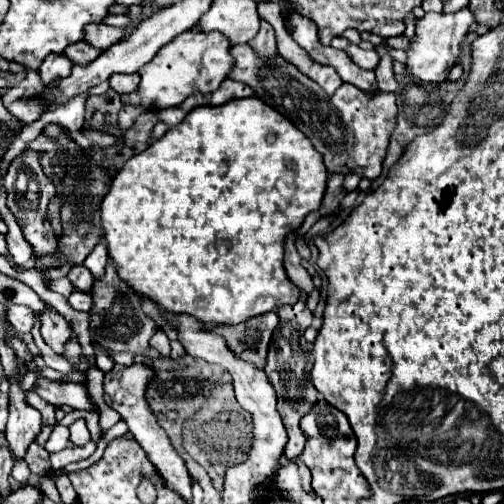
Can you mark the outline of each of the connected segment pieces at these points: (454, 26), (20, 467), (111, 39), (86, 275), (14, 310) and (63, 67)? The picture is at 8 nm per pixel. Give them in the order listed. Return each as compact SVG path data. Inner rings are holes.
M461 9L455 13L425 13L425 17L417 19L417 31L415 41L411 43L411 49L407 51L407 69L413 77L421 81L433 81L441 83L447 81L447 75L455 63L461 61L461 43L465 41L469 27L475 23L475 17L471 9Z
M13 459L13 461L15 461L15 463L13 463L13 471L11 471L13 479L19 481L19 483L27 483L27 479L29 479L29 475L31 475L27 463L25 463L23 459Z
M89 23L89 27L85 27L85 39L89 39L89 43L103 51L119 43L125 35L127 35L125 27L111 27L105 23Z
M83 265L71 267L71 271L69 271L69 281L71 281L73 287L79 289L79 291L91 291L91 287L93 287L93 275L91 275L91 271L89 271L87 267L83 267Z
M13 305L13 307L7 309L7 319L15 327L15 331L29 333L33 329L33 325L35 325L35 311L29 309L29 307Z
M51 53L51 55L47 55L45 61L43 61L43 65L39 67L43 85L53 83L53 79L57 79L57 77L69 75L71 67L73 67L73 63L69 61L69 57L65 53Z

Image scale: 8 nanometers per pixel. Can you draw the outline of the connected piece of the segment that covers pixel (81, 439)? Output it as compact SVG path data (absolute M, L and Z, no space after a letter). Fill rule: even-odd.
M77 419L77 421L69 427L69 431L71 431L71 441L73 441L75 445L85 445L85 443L91 439L91 433L89 433L89 429L87 429L85 419Z

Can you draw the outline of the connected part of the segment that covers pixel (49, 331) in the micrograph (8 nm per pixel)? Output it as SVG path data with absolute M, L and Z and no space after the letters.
M45 303L45 309L39 313L39 323L41 323L41 335L43 335L45 343L57 355L63 355L65 353L65 343L71 337L71 333L65 331L67 321L63 319L63 315L57 313L57 309L53 305Z

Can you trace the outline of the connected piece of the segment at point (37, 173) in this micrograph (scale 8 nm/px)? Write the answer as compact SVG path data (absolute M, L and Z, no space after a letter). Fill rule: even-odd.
M25 149L17 157L17 161L9 165L9 171L5 177L5 187L7 187L7 195L9 195L7 205L13 211L17 223L21 225L25 241L31 243L35 257L43 259L49 255L57 255L57 235L53 235L51 223L45 221L47 219L47 207L49 207L51 199L55 197L55 181L45 175L39 159L41 159L39 151Z

